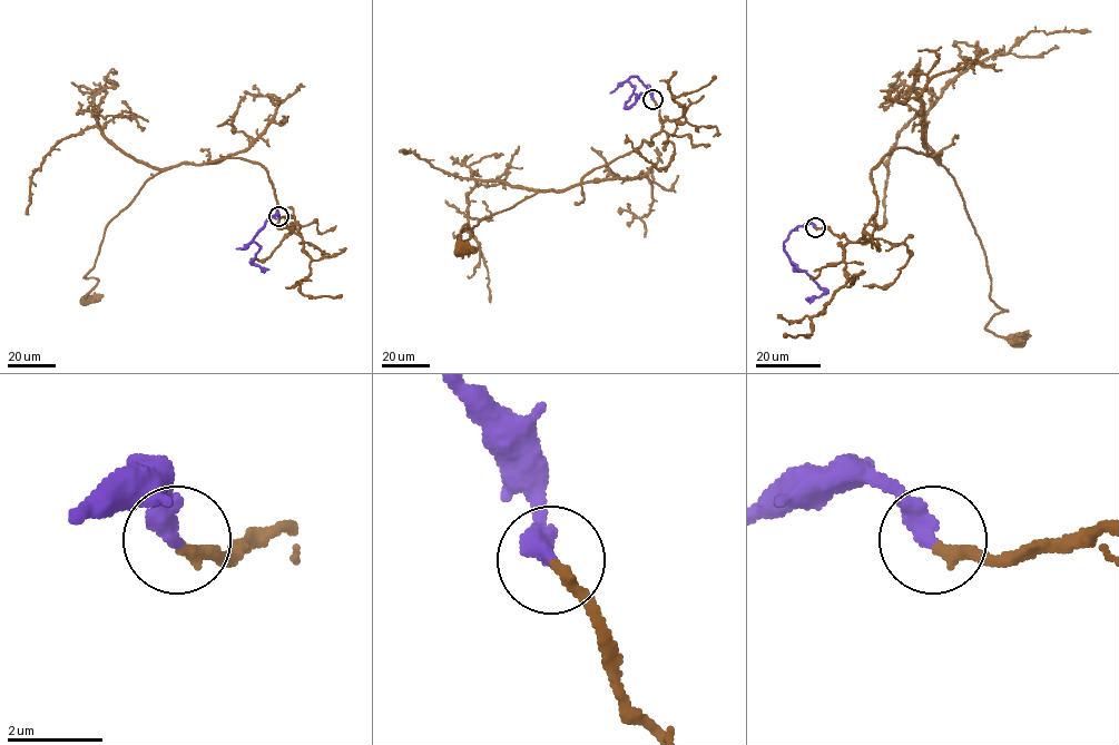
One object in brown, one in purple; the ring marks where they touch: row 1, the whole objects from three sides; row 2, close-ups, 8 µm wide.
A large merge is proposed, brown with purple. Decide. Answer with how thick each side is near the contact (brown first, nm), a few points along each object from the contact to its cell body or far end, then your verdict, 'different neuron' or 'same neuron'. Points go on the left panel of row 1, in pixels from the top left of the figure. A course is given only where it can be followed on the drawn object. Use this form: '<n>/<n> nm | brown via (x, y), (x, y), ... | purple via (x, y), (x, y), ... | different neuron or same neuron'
260/440 nm | brown via (278, 216), (287, 227), (277, 226), (259, 164), (165, 168), (108, 224), (84, 276), (98, 280), (86, 300) | purple via (278, 216), (268, 218), (253, 241), (261, 247), (252, 262), (268, 270) | same neuron

